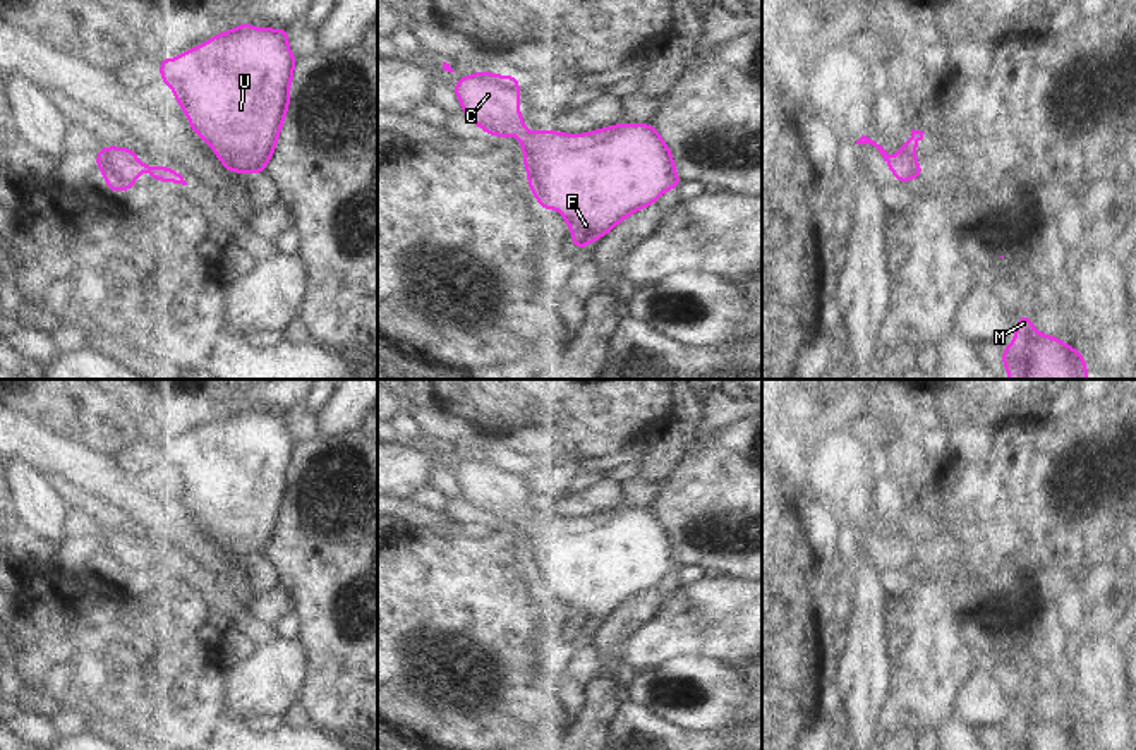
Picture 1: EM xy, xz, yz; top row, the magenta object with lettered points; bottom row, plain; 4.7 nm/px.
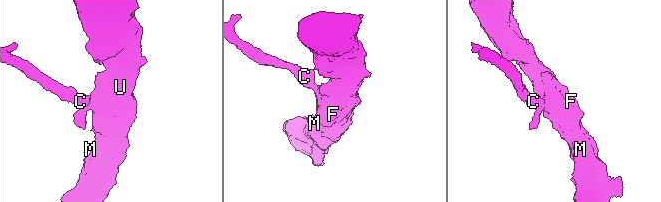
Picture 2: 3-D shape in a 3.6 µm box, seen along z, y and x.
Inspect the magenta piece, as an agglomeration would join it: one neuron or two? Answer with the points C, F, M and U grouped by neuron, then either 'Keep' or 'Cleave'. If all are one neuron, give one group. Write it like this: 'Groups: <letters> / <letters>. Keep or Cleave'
Groups: C F M U. Keep

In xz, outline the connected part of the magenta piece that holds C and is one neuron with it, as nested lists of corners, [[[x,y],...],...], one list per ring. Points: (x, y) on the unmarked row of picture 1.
[[[479,453],[472,460],[460,460],[451,474],[462,487],[462,498],[484,518],[520,523],[527,568],[535,585],[544,596],[561,596],[577,635],[602,623],[630,599],[657,587],[666,575],[681,568],[674,541],[652,508],[623,506],[583,518],[534,517],[523,511],[518,458],[498,460]]]

